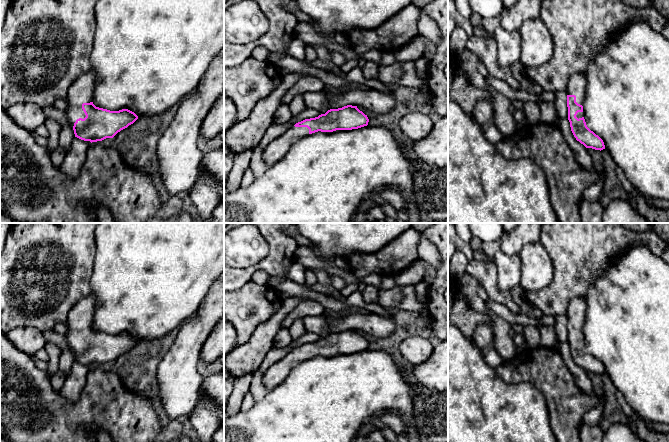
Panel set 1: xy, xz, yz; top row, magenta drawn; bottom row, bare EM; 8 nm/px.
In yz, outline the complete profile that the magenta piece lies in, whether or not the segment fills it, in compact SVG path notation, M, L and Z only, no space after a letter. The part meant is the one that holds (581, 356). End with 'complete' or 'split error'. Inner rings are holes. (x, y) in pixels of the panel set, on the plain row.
M573 298L569 302L567 311L568 344L577 365L586 372L601 375L605 373L603 364L587 351L584 343L582 328L586 313L587 303L584 298Z | split error

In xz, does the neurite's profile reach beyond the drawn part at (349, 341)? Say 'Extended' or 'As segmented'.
Extended

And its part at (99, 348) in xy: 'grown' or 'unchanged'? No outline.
grown

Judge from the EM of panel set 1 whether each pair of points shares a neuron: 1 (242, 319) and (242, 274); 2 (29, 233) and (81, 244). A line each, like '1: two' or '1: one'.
1: two
2: one

